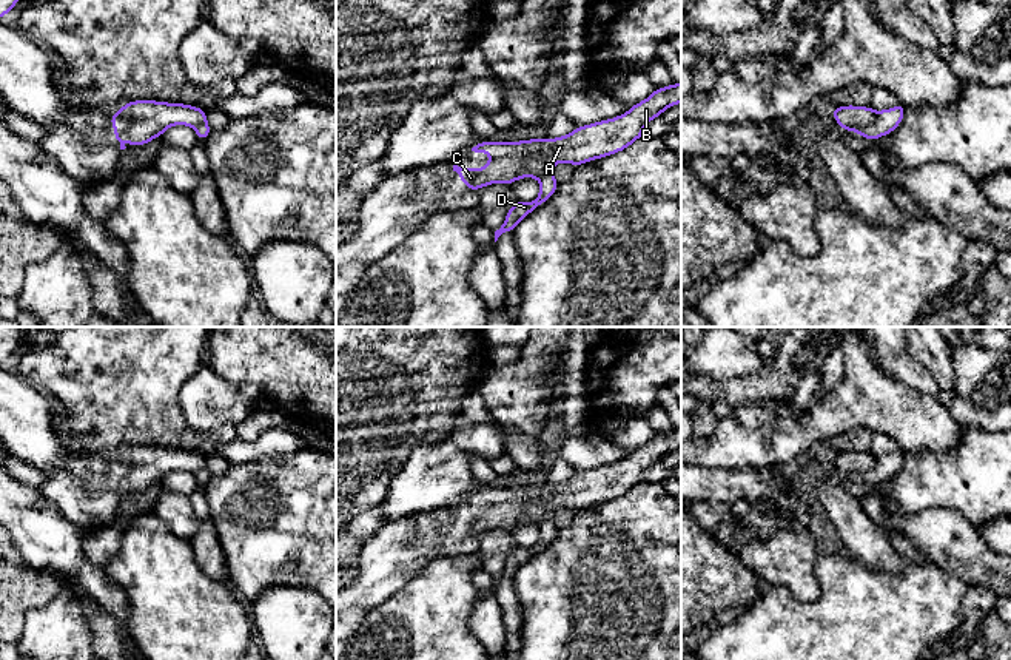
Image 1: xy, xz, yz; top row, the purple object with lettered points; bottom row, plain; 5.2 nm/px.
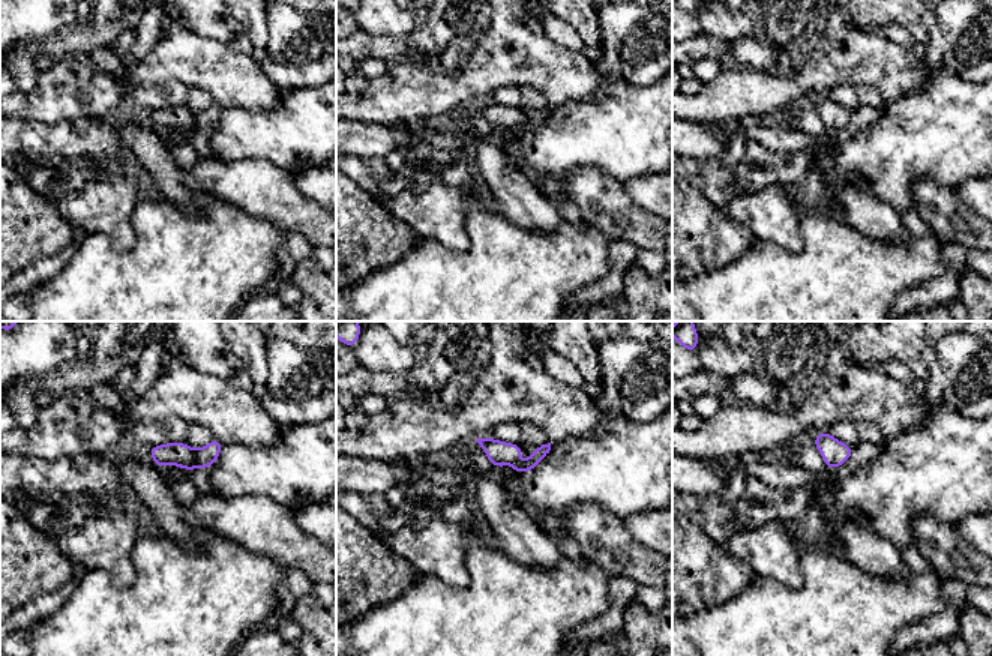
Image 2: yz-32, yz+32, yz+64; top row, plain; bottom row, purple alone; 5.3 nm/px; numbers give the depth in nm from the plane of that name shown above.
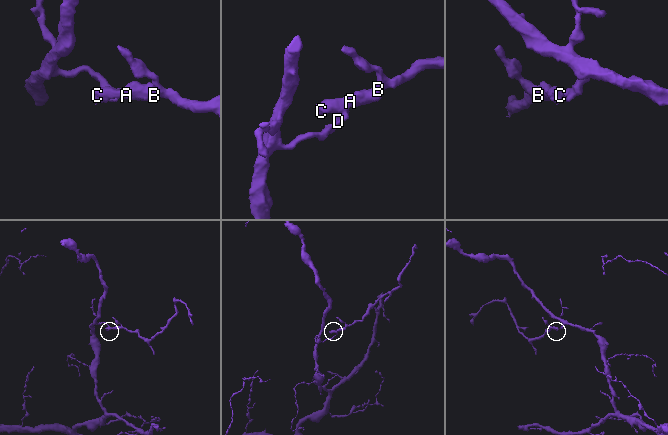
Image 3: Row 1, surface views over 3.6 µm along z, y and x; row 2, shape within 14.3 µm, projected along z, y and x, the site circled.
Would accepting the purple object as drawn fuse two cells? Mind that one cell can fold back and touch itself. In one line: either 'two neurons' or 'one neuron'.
two neurons

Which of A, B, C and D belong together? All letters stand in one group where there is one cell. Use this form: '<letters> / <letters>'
A B C / D

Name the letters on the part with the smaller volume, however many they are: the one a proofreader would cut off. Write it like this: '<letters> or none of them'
A, B, C

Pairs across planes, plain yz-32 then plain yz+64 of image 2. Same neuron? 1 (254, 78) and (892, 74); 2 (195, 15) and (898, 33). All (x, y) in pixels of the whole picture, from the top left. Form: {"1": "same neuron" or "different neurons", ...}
{"1": "same neuron", "2": "same neuron"}

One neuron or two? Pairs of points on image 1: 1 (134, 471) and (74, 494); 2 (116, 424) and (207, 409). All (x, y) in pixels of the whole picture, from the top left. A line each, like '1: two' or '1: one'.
1: one
2: two

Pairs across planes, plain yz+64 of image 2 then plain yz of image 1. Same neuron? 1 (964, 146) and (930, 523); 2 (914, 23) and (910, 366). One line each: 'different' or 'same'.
1: different
2: different

